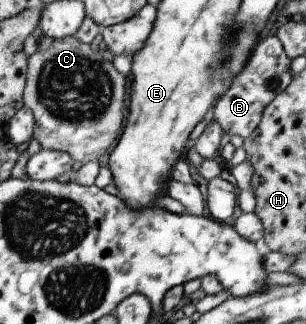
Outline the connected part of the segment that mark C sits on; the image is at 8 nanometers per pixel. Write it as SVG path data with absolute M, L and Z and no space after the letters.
M42 36L35 52L26 58L26 79L22 92L22 106L29 109L34 116L32 138L40 144L41 149L65 151L74 161L79 160L79 162L83 163L95 162L97 160L102 161L105 158L107 148L113 144L113 140L117 138L117 132L121 130L121 122L123 122L123 94L125 94L125 80L123 80L123 76L113 68L111 63L102 60L101 57L95 54L88 44L80 43L73 36L58 39Z

